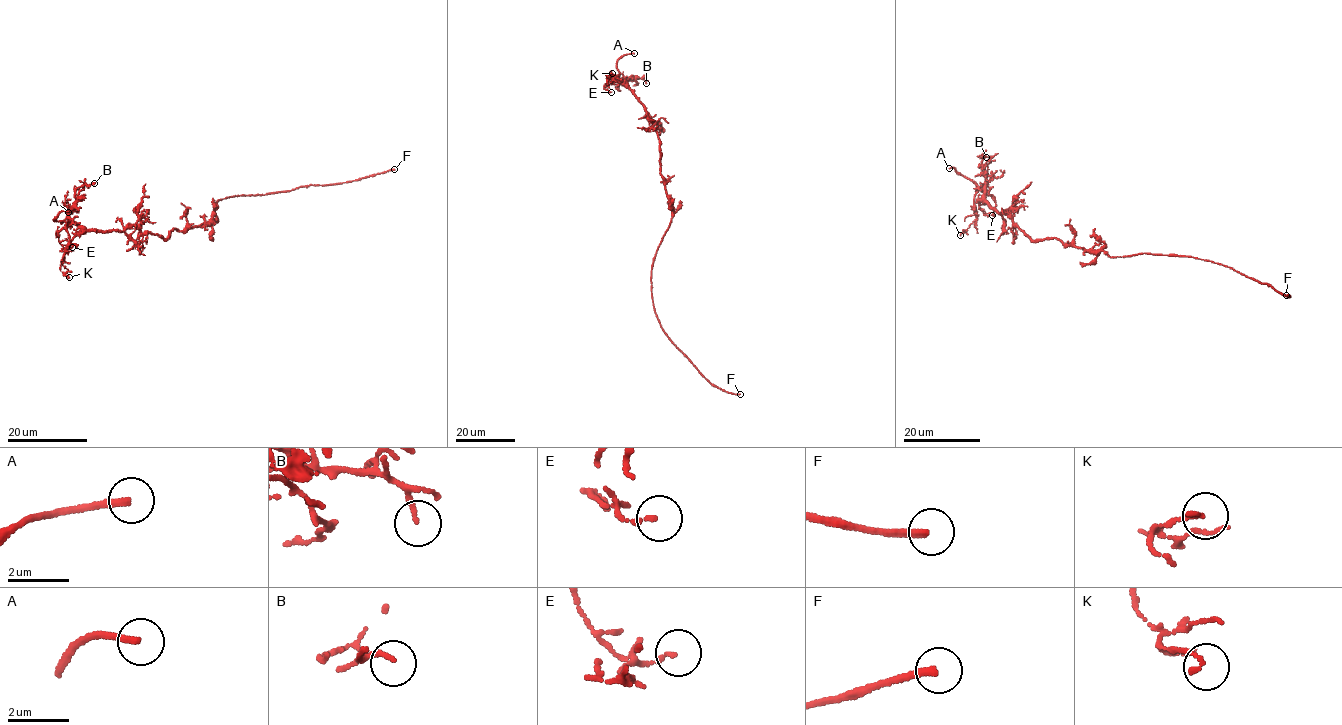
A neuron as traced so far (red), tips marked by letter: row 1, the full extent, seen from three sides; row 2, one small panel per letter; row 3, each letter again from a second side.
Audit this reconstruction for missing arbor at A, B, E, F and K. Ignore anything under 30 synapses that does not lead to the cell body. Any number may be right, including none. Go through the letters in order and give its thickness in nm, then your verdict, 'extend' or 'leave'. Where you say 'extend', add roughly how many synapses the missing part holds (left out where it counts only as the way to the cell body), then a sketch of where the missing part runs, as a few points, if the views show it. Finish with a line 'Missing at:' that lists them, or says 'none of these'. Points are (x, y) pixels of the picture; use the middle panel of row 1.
A: calibre 220 nm; extend; course (634, 53), (655, 50), (675, 40), (690, 21), (716, 2)
B: calibre 140 nm; leave
E: calibre 140 nm; leave
F: calibre 240 nm; extend; 70 synapses; course (740, 394), (757, 394), (826, 374)
K: calibre 150 nm; leave
Missing at: A, F

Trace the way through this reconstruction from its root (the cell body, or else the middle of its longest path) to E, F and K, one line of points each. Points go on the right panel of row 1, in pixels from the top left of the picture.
E: (1116, 256), (1056, 238), (1031, 240), (1008, 214), (989, 206), (984, 189), (995, 203), (992, 215)
F: (1116, 256), (1148, 253), (1208, 260), (1232, 268), (1286, 295)
K: (1116, 256), (1056, 238), (1031, 240), (1008, 214), (989, 206), (982, 189), (975, 194), (976, 219), (960, 235)

